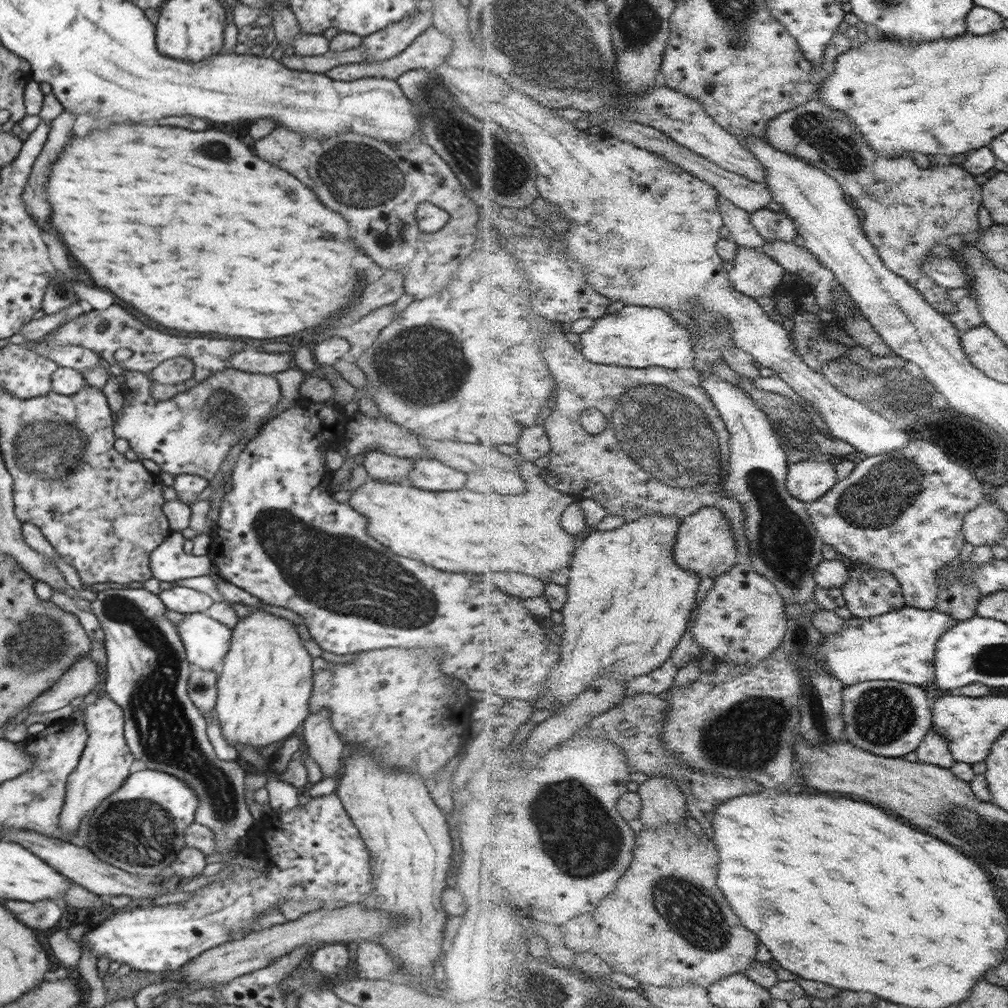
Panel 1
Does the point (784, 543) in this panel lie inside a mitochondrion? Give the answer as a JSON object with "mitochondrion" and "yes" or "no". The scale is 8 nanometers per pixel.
{"mitochondrion":"yes"}

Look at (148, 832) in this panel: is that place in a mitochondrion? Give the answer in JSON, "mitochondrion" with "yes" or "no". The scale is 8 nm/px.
{"mitochondrion":"yes"}

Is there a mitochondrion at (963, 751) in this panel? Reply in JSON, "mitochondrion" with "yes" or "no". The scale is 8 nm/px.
{"mitochondrion":"no"}

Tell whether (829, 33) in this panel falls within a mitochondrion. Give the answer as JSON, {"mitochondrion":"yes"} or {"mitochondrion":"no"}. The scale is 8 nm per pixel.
{"mitochondrion":"no"}

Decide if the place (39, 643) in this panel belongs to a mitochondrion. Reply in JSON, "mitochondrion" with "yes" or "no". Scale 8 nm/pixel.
{"mitochondrion":"yes"}

